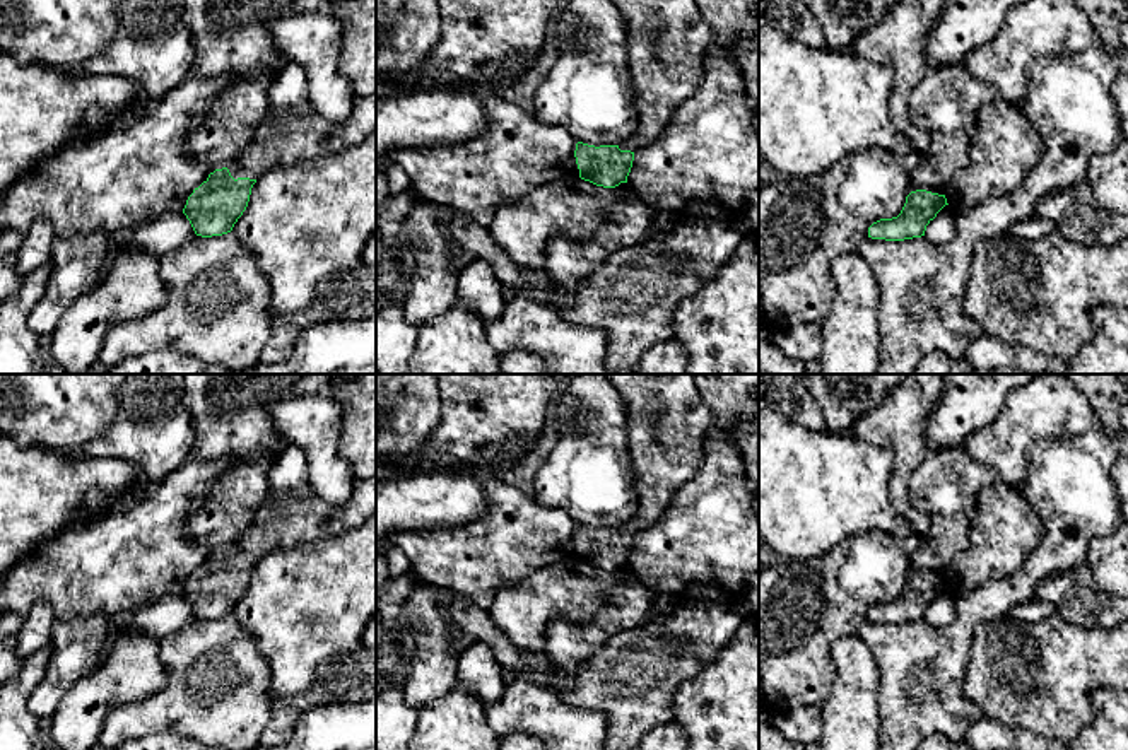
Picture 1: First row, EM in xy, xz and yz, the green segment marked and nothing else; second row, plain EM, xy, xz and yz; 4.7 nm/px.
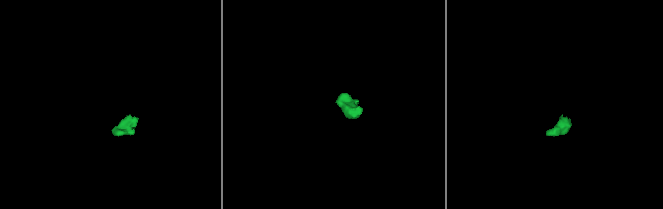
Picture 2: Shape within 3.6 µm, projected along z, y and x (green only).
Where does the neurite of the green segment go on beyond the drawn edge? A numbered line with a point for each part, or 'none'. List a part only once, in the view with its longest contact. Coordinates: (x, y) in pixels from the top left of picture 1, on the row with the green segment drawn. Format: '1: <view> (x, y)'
1: xy (298, 132)

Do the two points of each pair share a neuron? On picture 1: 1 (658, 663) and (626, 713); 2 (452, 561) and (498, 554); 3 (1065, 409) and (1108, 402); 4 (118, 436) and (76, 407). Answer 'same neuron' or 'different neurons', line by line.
1: same neuron
2: same neuron
3: different neurons
4: different neurons

